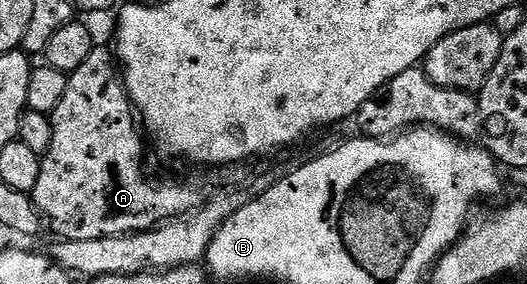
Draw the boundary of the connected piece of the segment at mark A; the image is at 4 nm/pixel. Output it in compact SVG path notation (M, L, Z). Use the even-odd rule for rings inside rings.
M95 45L90 56L85 59L84 65L80 65L80 69L69 72L66 88L64 89L64 97L60 100L60 105L56 105L56 109L49 116L50 124L52 125L52 145L48 145L46 154L42 156L40 178L36 181L36 189L32 192L32 198L34 200L34 208L38 210L38 214L48 224L49 230L51 227L58 234L57 238L59 240L96 241L104 237L135 235L138 231L150 231L153 227L159 227L161 223L165 223L167 219L175 219L181 215L187 215L189 211L196 211L203 206L202 191L196 184L153 183L146 176L146 171L142 168L142 154L146 151L145 145L142 144L144 135L140 130L140 123L136 118L134 105L130 102L130 95L126 92L126 85L123 83L119 68L116 66L115 52L111 48L109 51L108 48L102 47L102 45Z

